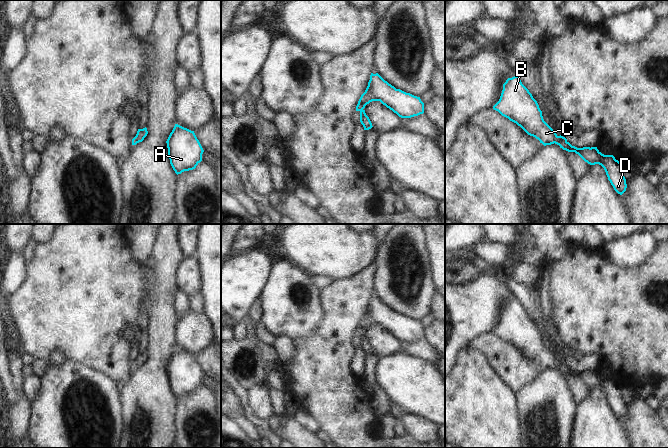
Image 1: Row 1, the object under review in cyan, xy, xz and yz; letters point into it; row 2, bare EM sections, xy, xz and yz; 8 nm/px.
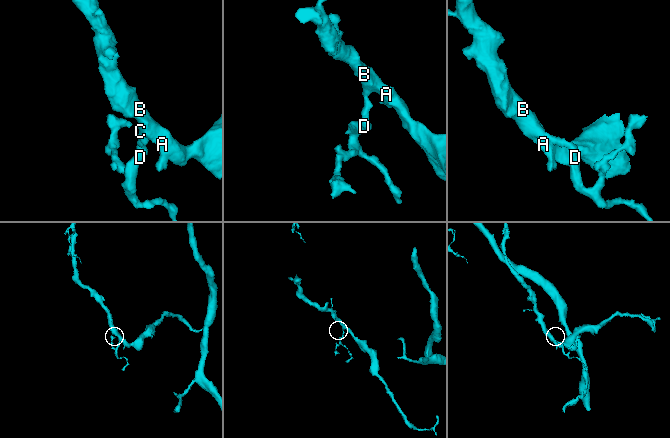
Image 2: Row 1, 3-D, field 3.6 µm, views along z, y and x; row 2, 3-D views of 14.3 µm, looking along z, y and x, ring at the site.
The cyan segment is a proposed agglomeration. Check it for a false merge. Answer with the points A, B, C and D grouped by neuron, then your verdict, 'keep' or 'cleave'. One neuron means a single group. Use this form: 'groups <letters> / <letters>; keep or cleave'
groups A B C D; keep

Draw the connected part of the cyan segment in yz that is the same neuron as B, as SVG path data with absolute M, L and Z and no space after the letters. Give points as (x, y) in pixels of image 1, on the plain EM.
M517 299L508 302L503 308L500 323L493 333L516 347L544 370L555 367L563 374L575 376L590 389L601 389L614 414L620 419L626 415L627 408L622 396L622 387L616 384L613 379L602 378L597 371L577 372L572 370L565 361L558 360L544 345L537 325Z

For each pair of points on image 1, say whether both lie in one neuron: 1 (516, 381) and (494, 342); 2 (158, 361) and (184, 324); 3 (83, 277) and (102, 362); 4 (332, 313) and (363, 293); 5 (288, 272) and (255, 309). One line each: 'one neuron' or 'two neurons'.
1: one neuron
2: two neurons
3: one neuron
4: one neuron
5: two neurons

